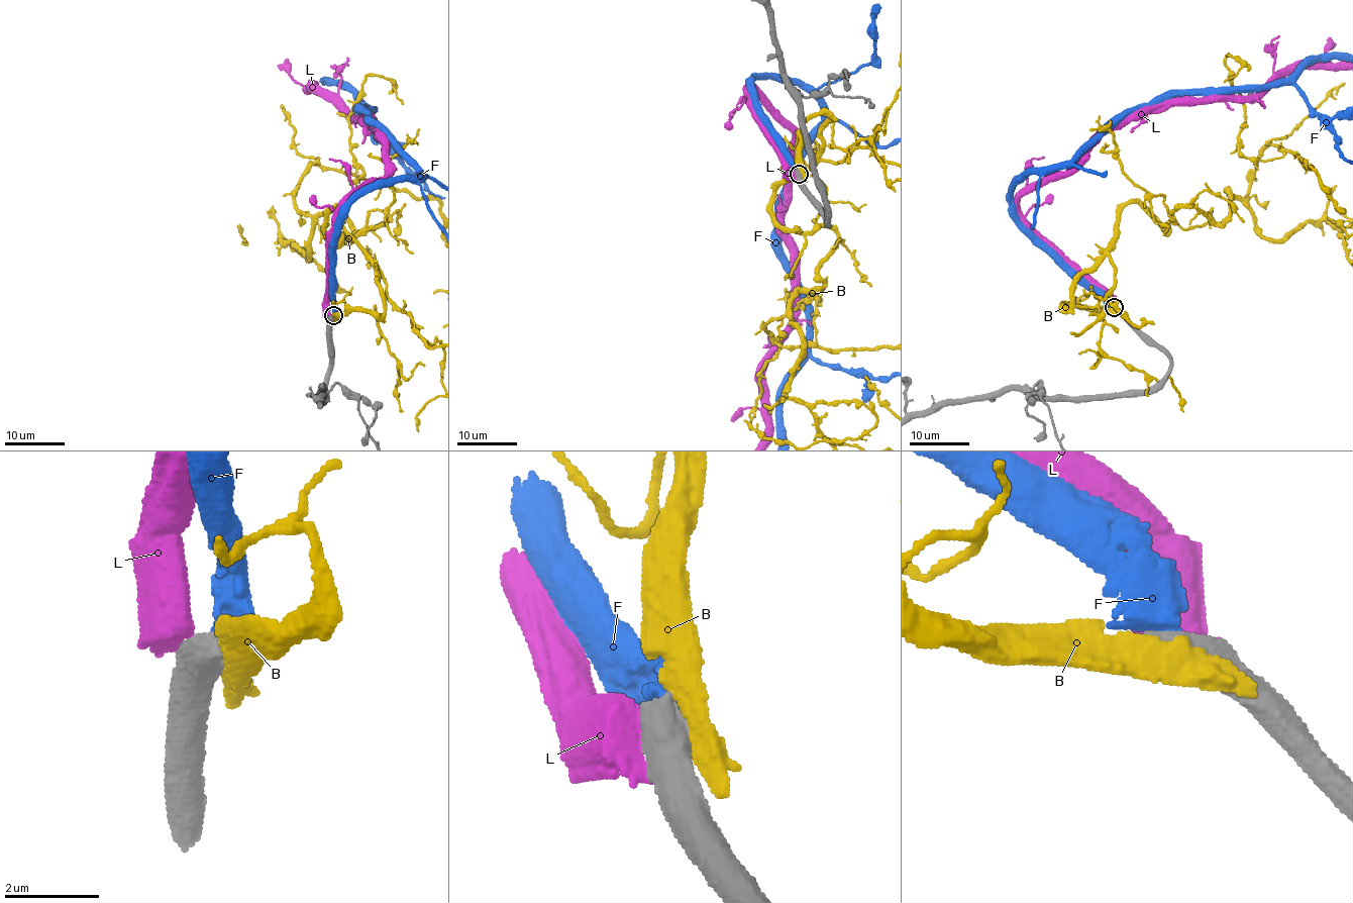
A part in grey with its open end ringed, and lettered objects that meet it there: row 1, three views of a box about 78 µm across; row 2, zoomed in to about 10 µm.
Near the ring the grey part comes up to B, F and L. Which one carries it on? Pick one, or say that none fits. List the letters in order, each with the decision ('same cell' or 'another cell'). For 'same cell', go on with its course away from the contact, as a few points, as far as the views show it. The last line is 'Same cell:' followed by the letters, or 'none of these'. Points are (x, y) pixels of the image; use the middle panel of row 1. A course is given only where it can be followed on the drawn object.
B: another cell
F: another cell
L: another cell
Same cell: none of these

